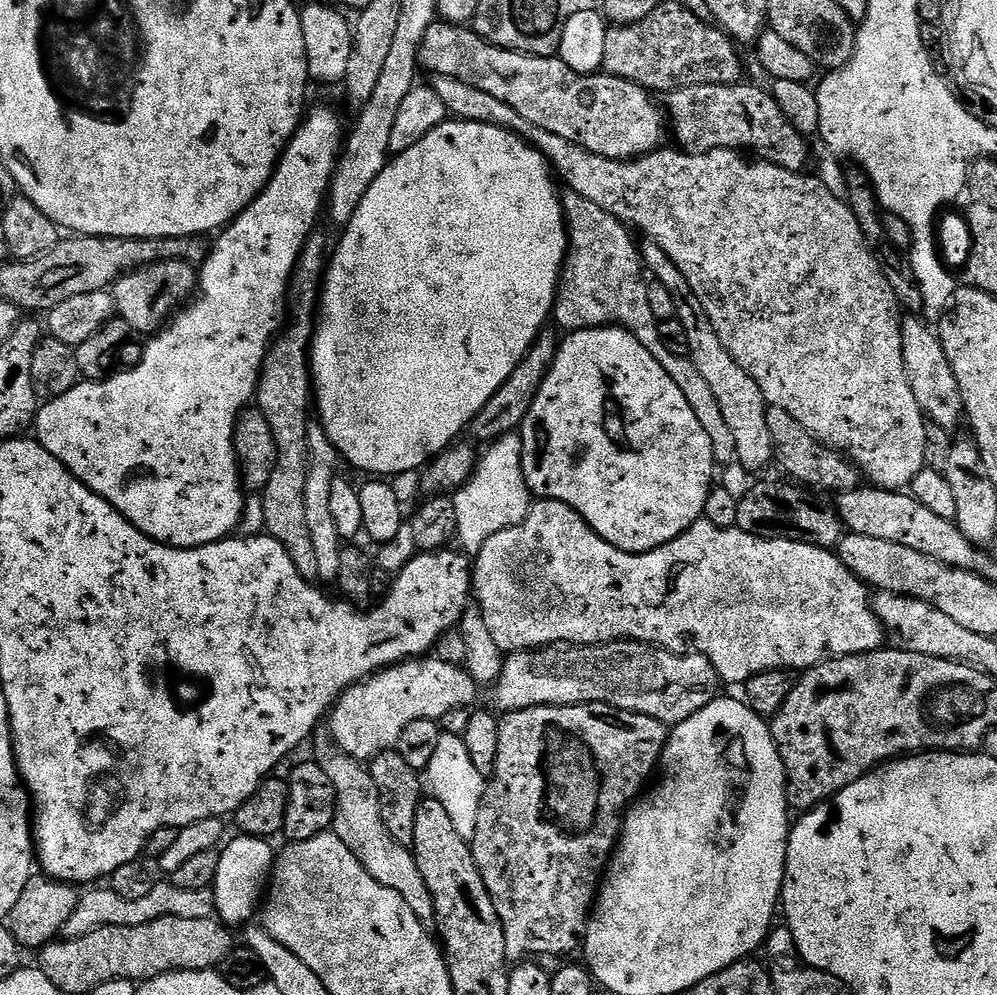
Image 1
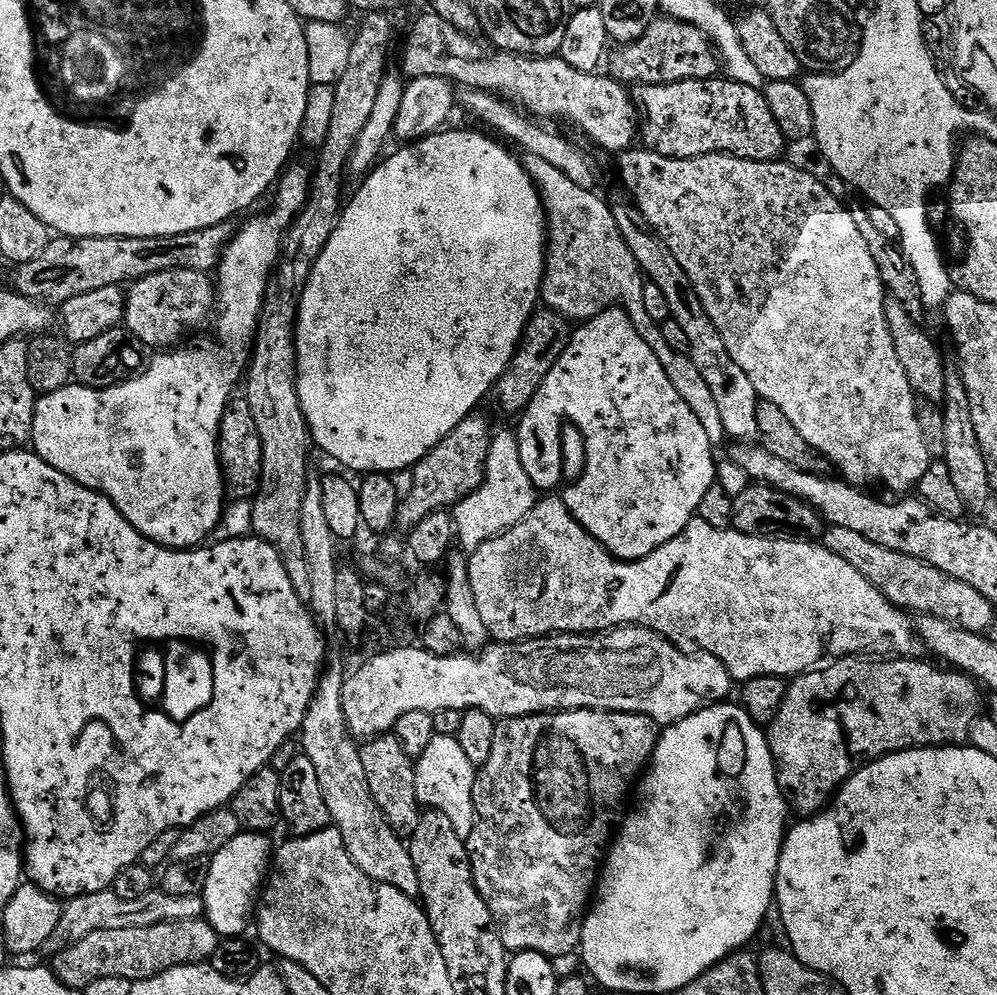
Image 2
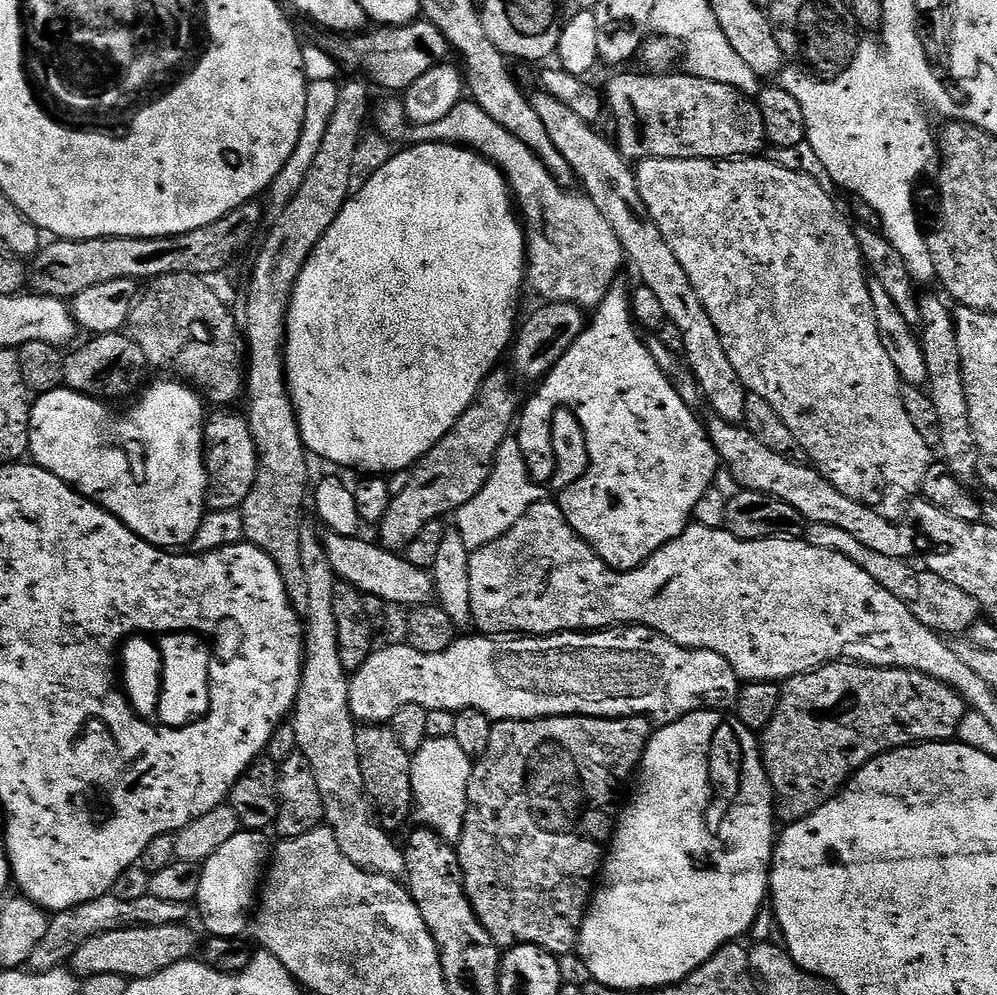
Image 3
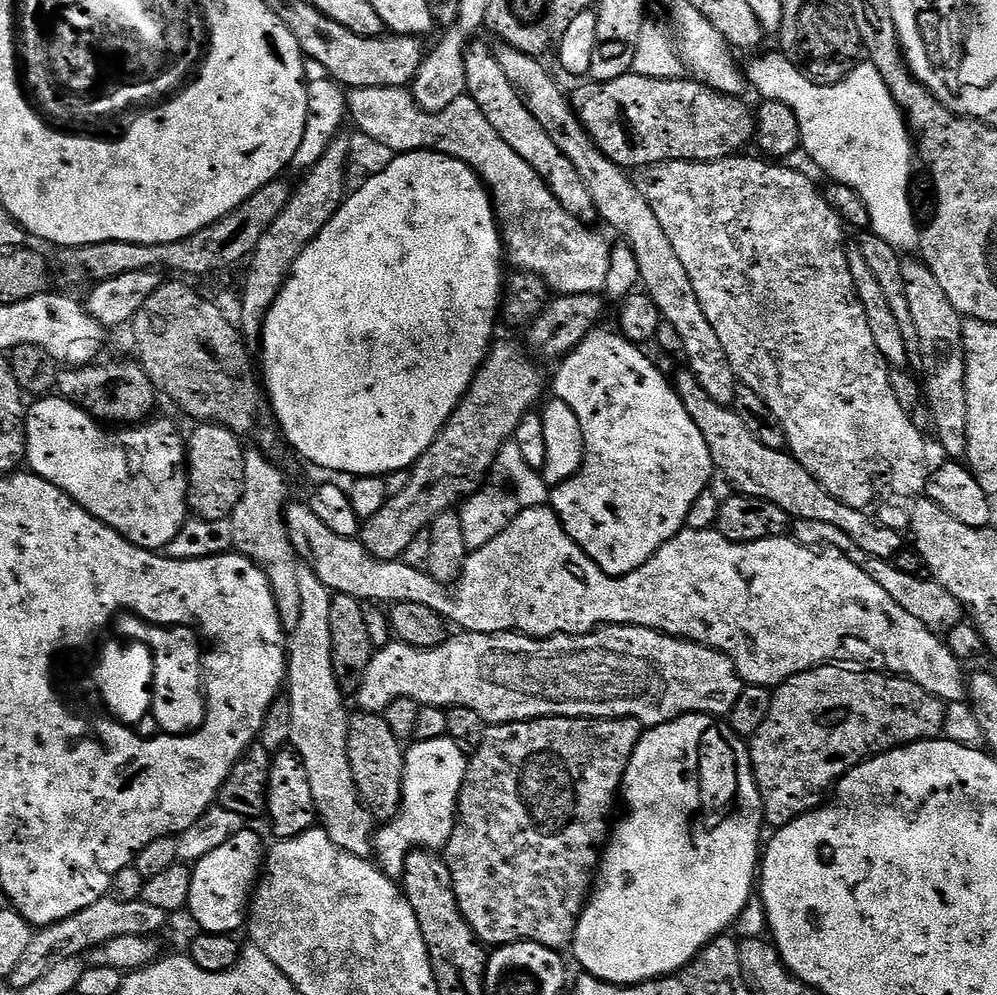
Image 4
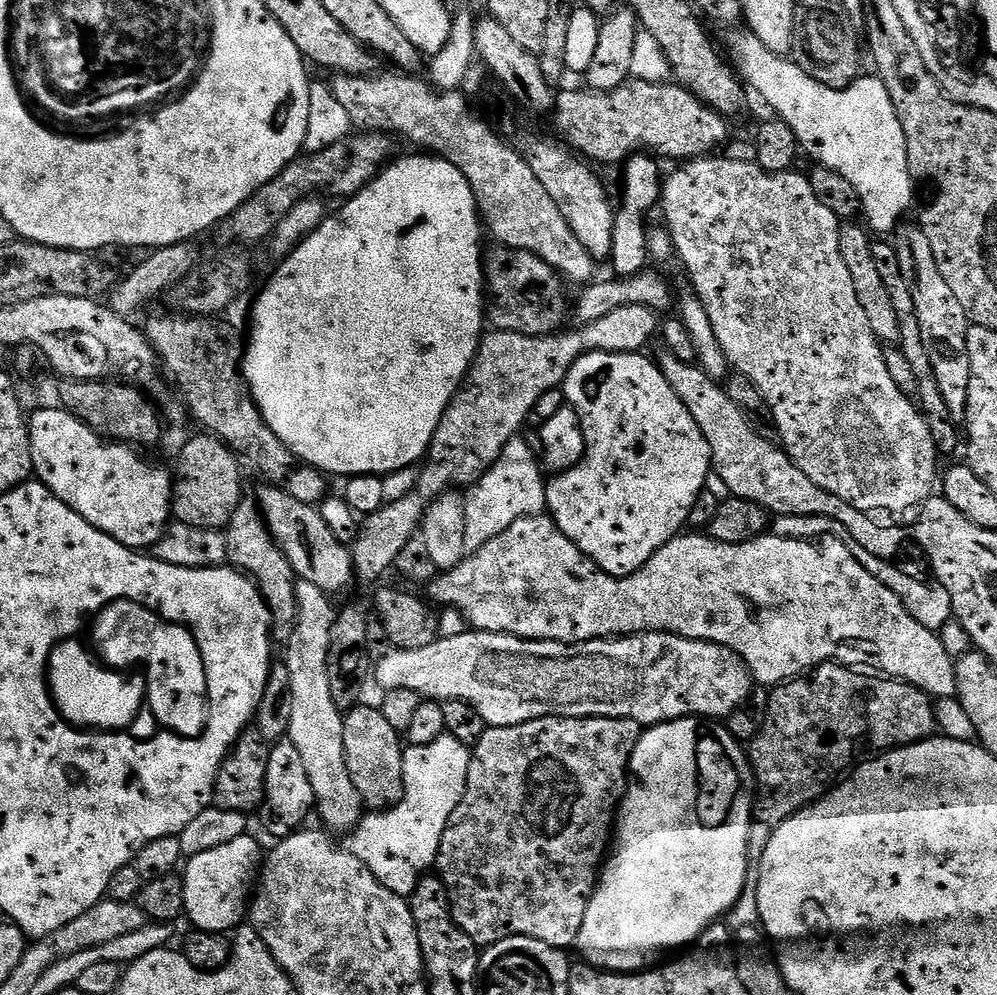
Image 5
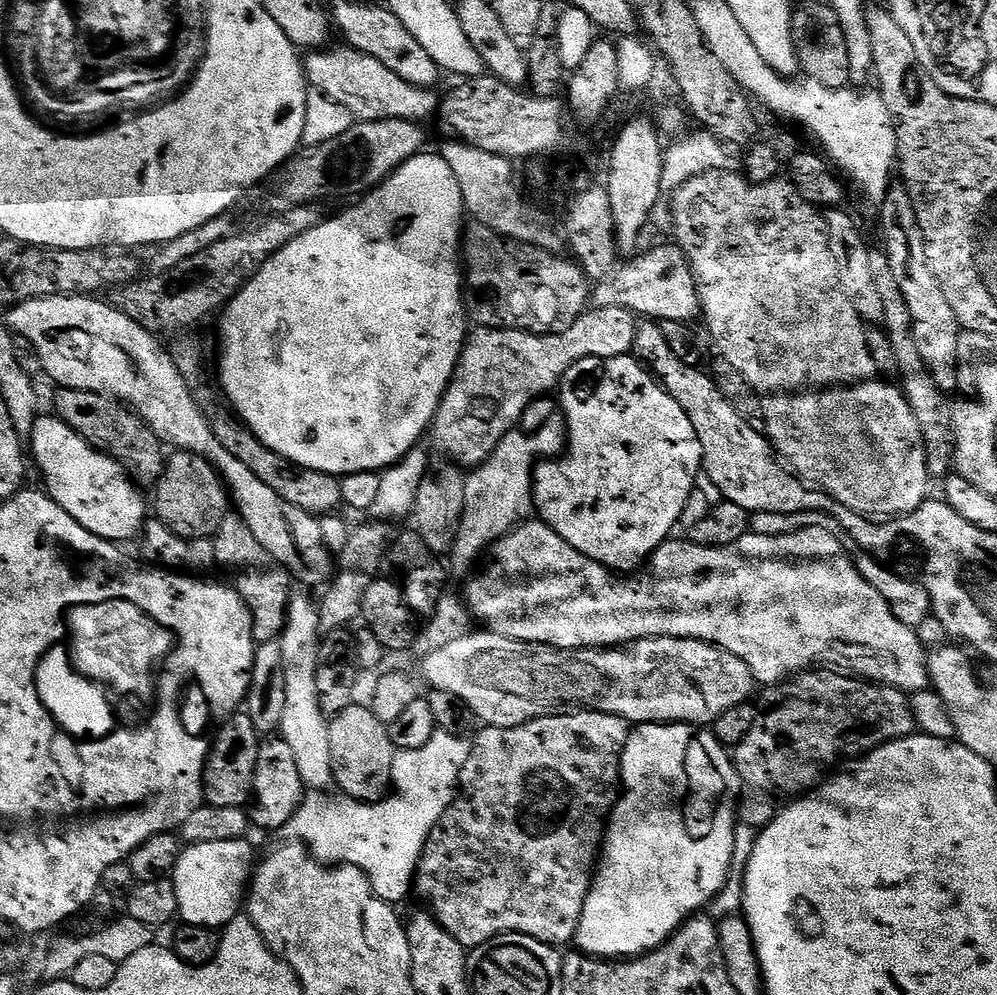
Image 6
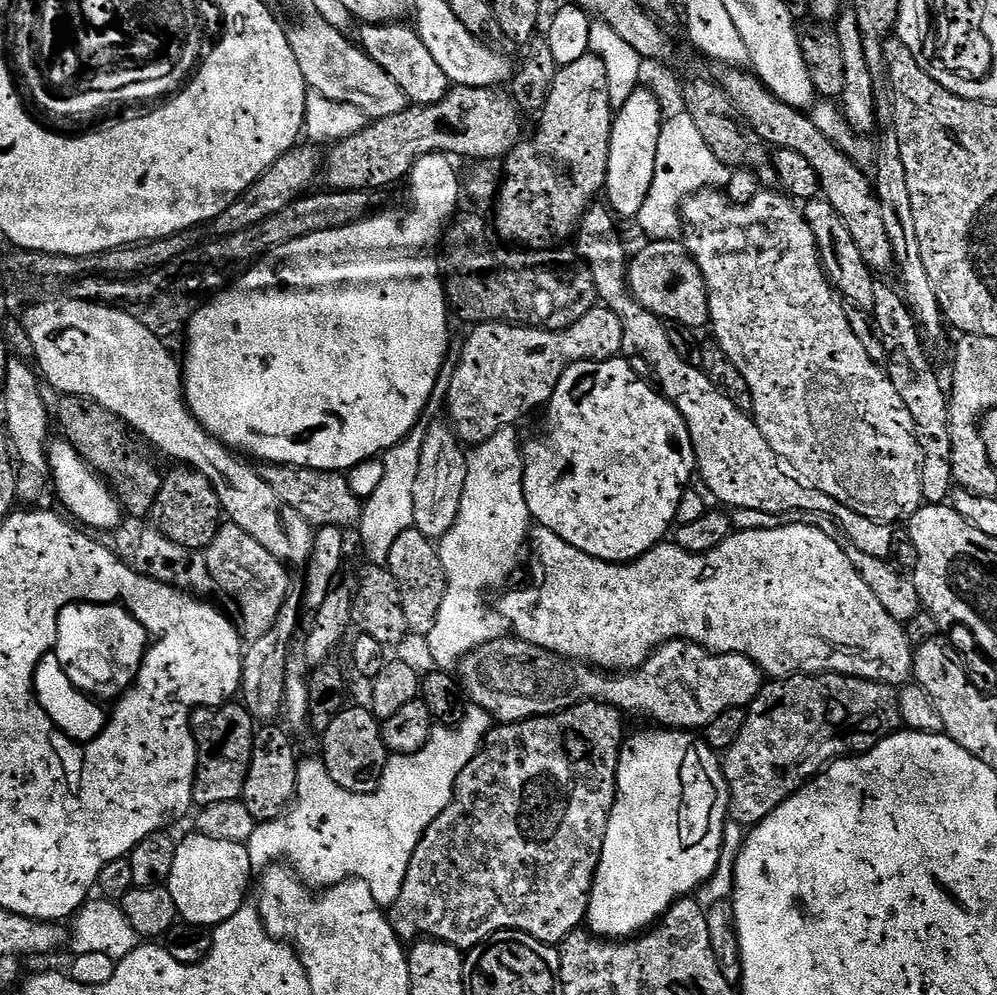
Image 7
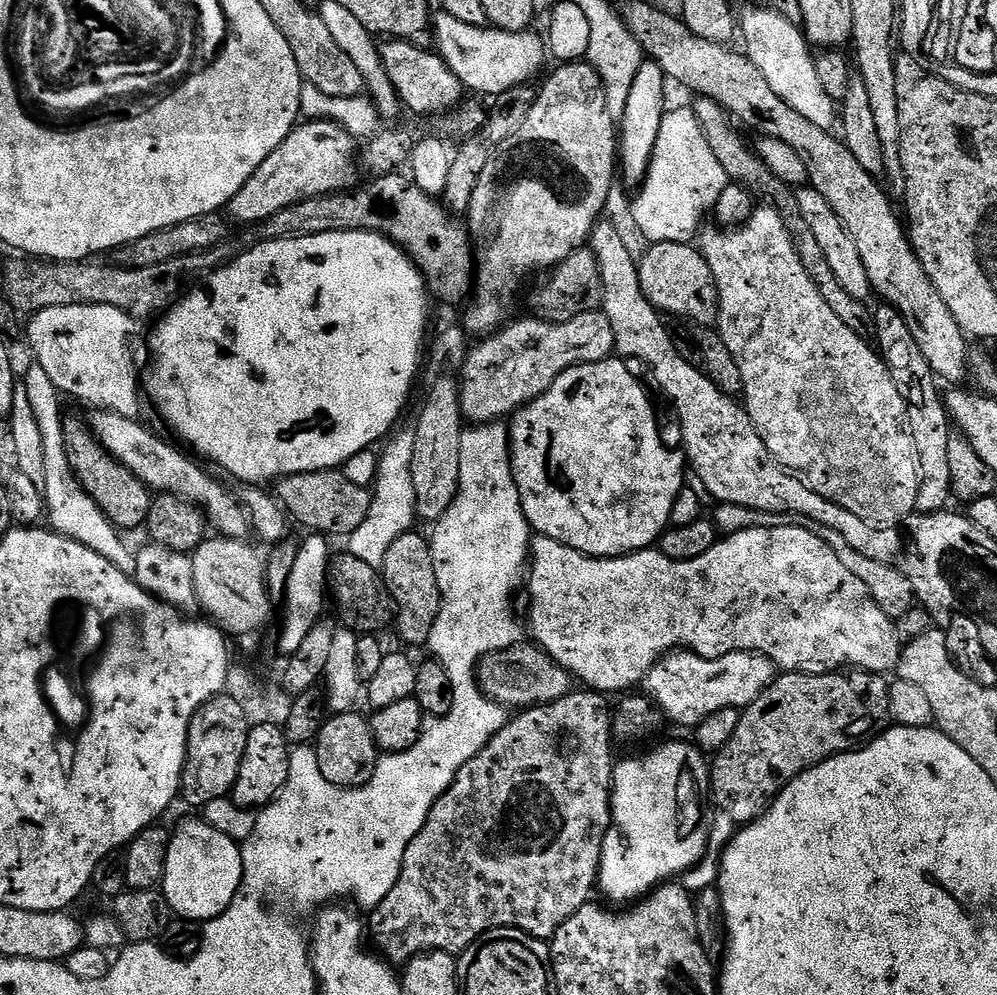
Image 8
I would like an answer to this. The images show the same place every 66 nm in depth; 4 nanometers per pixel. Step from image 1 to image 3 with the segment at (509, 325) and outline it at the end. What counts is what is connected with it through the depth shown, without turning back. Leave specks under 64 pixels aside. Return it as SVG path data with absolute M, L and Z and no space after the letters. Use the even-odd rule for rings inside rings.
M414 144L403 149L397 156L392 156L364 185L357 187L348 197L338 218L334 218L334 226L322 234L322 242L314 246L306 266L302 266L302 274L298 274L298 282L292 291L292 301L288 307L288 330L284 341L284 370L288 382L288 395L292 397L292 407L296 409L296 421L300 427L300 433L304 439L304 447L313 457L321 456L340 468L357 468L360 474L388 474L384 472L400 472L411 469L421 458L435 445L448 431L456 425L458 418L471 404L476 403L476 396L480 387L484 385L484 379L492 372L497 371L500 359L505 359L510 345L518 331L518 316L516 320L516 307L520 304L520 291L526 288L526 241L521 221L518 219L517 209L514 207L514 196L510 191L510 185L504 178L504 173L496 167L492 161L487 160L478 152L470 148L462 148L459 144Z

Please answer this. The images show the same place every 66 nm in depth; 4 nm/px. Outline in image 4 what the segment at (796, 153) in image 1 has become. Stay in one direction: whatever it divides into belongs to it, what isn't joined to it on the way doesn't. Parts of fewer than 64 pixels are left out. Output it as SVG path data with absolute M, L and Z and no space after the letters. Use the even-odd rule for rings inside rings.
M631 71L610 82L584 82L581 88L571 89L572 109L583 122L584 129L596 144L619 168L633 170L647 164L659 166L672 160L695 160L697 164L709 164L711 160L725 160L745 151L756 135L756 118L753 109L747 108L739 96L727 96L714 91L707 84L687 78L650 78Z

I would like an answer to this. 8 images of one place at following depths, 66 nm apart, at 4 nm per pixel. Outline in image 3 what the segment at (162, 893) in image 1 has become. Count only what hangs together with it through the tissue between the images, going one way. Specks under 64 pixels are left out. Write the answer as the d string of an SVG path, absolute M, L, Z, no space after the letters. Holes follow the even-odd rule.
M111 894L86 902L82 906L74 906L65 912L55 913L48 921L46 938L38 942L34 954L30 954L26 965L27 971L45 972L55 968L63 968L72 959L72 955L82 946L82 942L90 942L98 934L106 934L110 930L123 928L149 928L150 926L166 926L182 924L189 918L189 905L182 902L158 902L158 898L148 895L138 898L138 902L121 902Z

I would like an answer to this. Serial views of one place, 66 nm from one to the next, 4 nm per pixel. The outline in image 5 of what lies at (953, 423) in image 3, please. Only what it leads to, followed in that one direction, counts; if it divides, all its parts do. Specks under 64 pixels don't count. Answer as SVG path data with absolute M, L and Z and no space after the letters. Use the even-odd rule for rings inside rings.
M901 222L892 229L890 243L896 252L901 276L913 296L918 330L922 332L922 346L926 350L930 366L934 366L934 378L938 382L938 390L942 390L942 398L953 421L960 422L964 418L964 407L968 405L970 360L966 350L966 338L970 321L962 310L962 304L950 291L946 278L942 278L942 270L938 270L938 262L934 262L934 254L930 250L930 242L926 234L920 229L919 223L908 223Z

